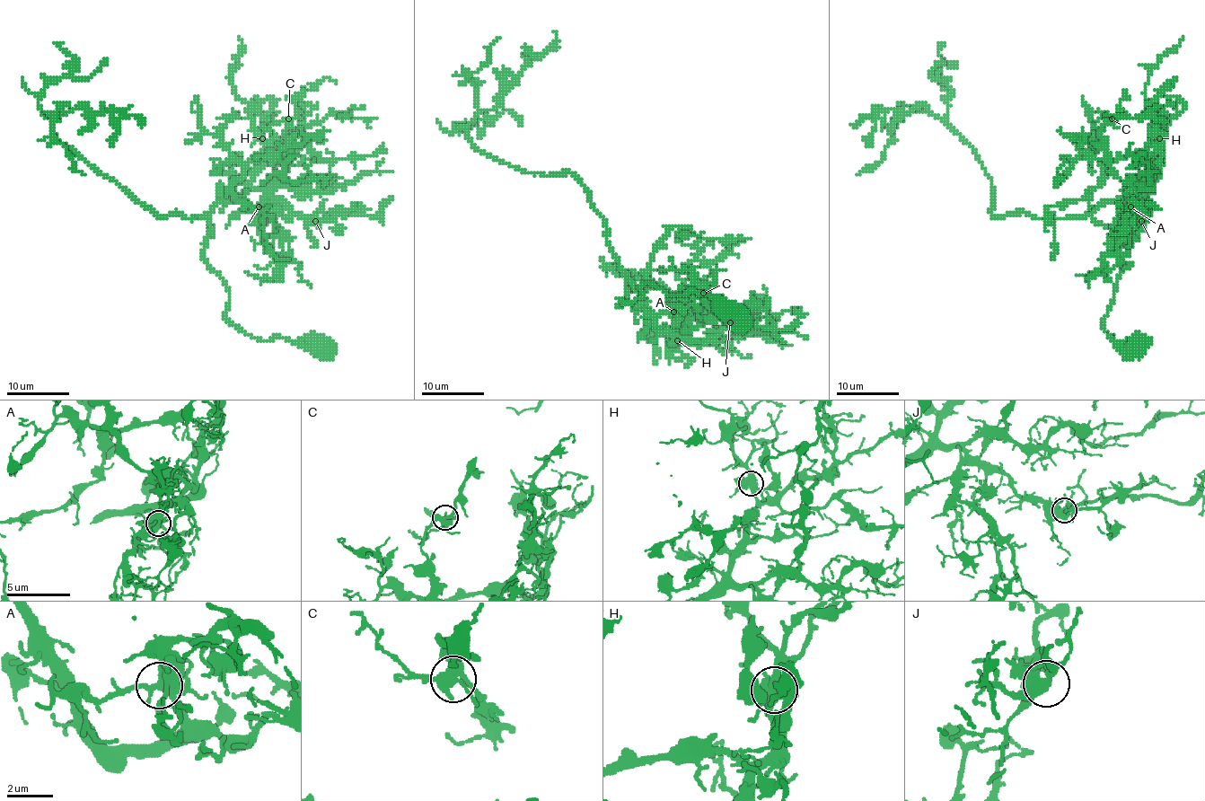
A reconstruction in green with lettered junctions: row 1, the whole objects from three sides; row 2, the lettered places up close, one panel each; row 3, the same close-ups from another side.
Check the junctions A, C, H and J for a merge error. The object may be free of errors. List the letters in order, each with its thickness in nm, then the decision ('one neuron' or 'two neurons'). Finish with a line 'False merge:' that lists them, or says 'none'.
A: 500 nm thick; one neuron
C: 440 nm thick; one neuron
H: 420 nm thick; one neuron
J: 360 nm thick; one neuron
False merge: none

